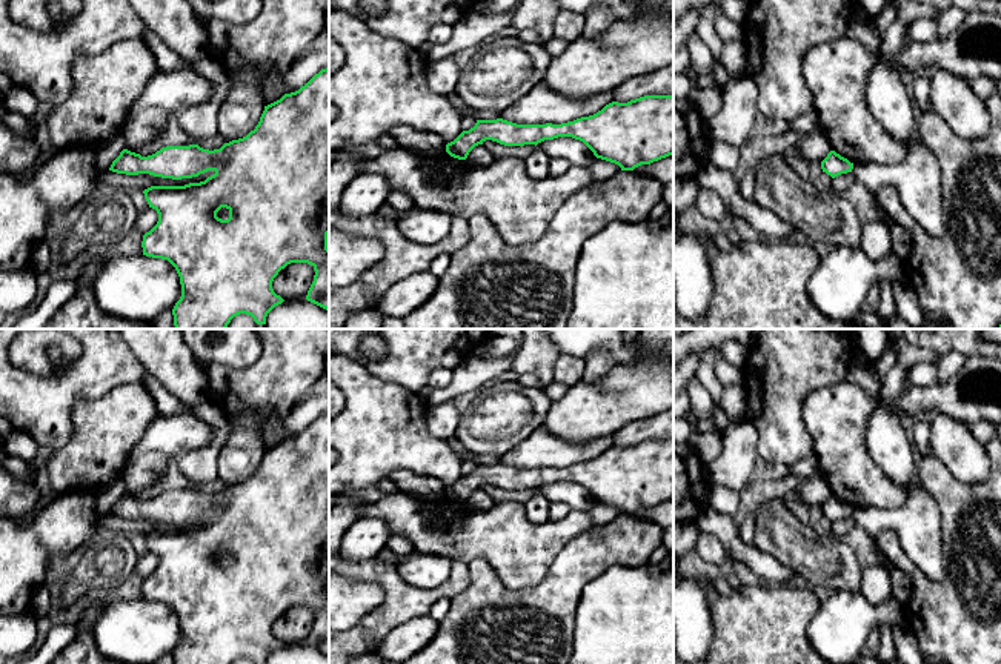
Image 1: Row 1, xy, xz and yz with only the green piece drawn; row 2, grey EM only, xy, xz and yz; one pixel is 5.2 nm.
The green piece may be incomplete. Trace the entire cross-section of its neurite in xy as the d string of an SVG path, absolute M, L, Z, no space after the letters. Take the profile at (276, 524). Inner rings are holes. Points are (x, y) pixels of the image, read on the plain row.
M329 412L321 413L298 435L264 450L258 469L243 483L214 495L198 489L166 490L148 501L123 493L109 515L172 524L215 516L200 527L151 530L143 535L149 552L158 558L157 569L143 579L143 599L168 604L180 621L181 641L172 653L174 664L232 664L240 658L266 664L284 646L274 636L272 626L291 607L314 612L306 644L329 655Z

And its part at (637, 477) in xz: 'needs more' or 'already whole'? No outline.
already whole

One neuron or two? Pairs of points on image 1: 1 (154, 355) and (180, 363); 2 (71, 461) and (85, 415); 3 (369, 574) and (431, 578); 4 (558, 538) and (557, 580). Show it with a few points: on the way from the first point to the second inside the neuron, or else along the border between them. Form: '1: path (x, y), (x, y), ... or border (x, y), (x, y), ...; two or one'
1: path (160, 355), (174, 363); one
2: path (82, 451), (85, 448), (85, 426); one
3: border (395, 564), (405, 581), (417, 587), (437, 586); two
4: border (588, 529), (577, 534), (557, 554), (538, 581); two

